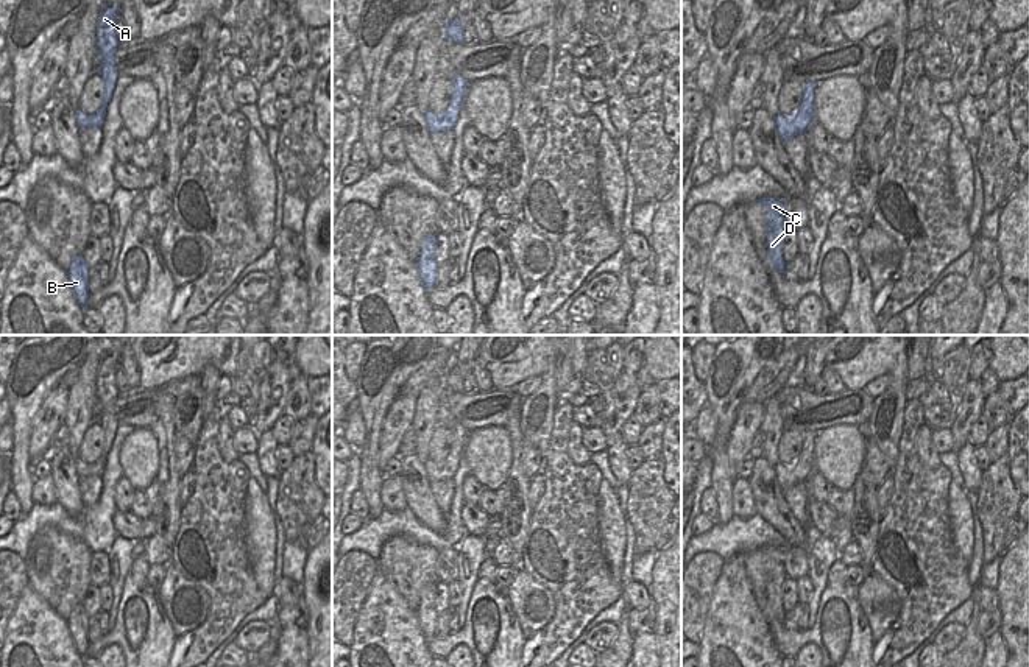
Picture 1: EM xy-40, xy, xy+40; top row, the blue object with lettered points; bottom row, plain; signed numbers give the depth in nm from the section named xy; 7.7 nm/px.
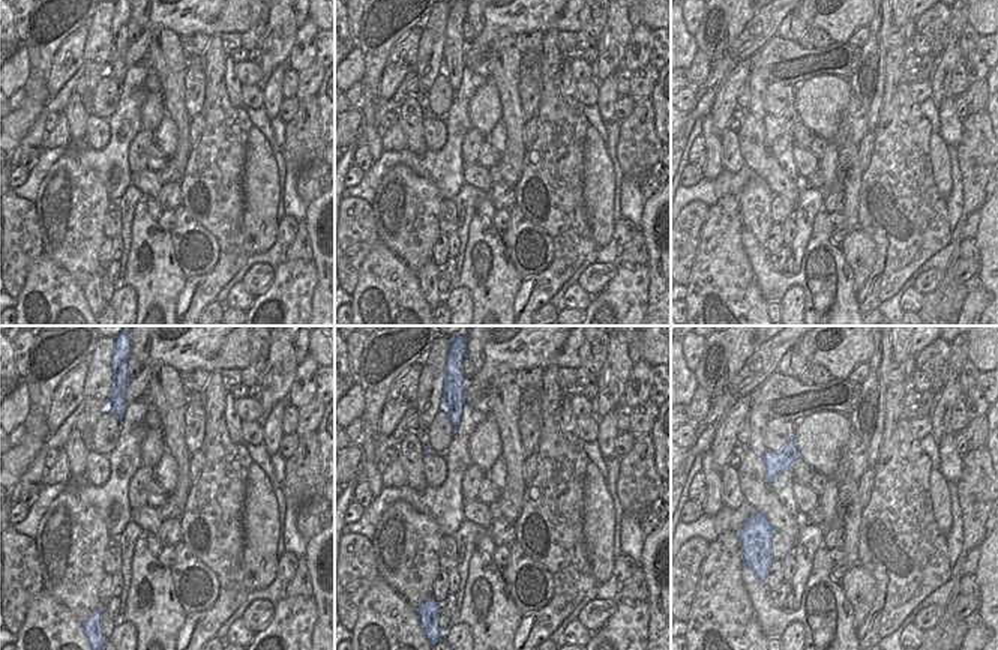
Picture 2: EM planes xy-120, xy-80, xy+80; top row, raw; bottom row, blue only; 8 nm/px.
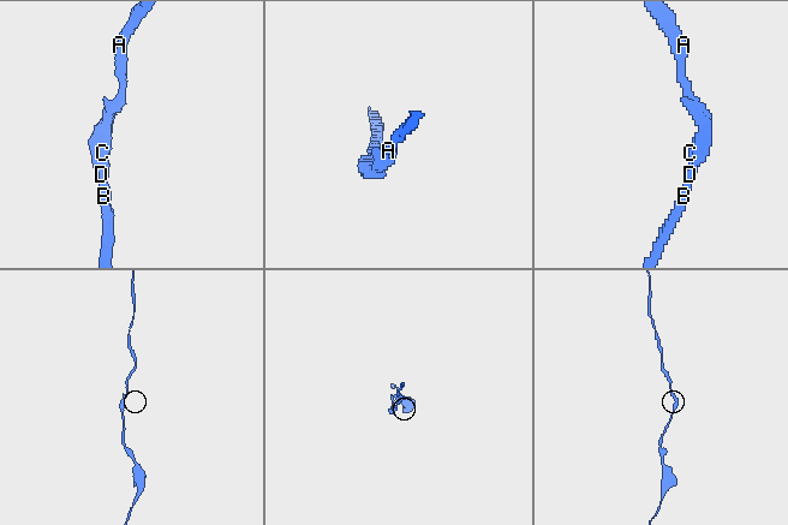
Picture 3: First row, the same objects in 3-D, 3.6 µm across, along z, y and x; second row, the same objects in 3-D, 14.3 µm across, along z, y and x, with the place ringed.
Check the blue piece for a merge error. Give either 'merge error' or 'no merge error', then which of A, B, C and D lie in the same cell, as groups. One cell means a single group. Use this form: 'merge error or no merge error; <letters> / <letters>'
no merge error; A B C D

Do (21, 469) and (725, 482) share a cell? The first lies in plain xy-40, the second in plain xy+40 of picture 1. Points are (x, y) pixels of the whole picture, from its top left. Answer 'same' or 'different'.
same

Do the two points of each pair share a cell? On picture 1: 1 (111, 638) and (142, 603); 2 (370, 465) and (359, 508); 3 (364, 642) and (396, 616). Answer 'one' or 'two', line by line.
1: one
2: two
3: one

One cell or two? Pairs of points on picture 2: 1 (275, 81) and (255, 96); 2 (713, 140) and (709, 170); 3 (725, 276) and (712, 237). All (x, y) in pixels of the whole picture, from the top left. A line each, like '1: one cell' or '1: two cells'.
1: two cells
2: one cell
3: one cell

